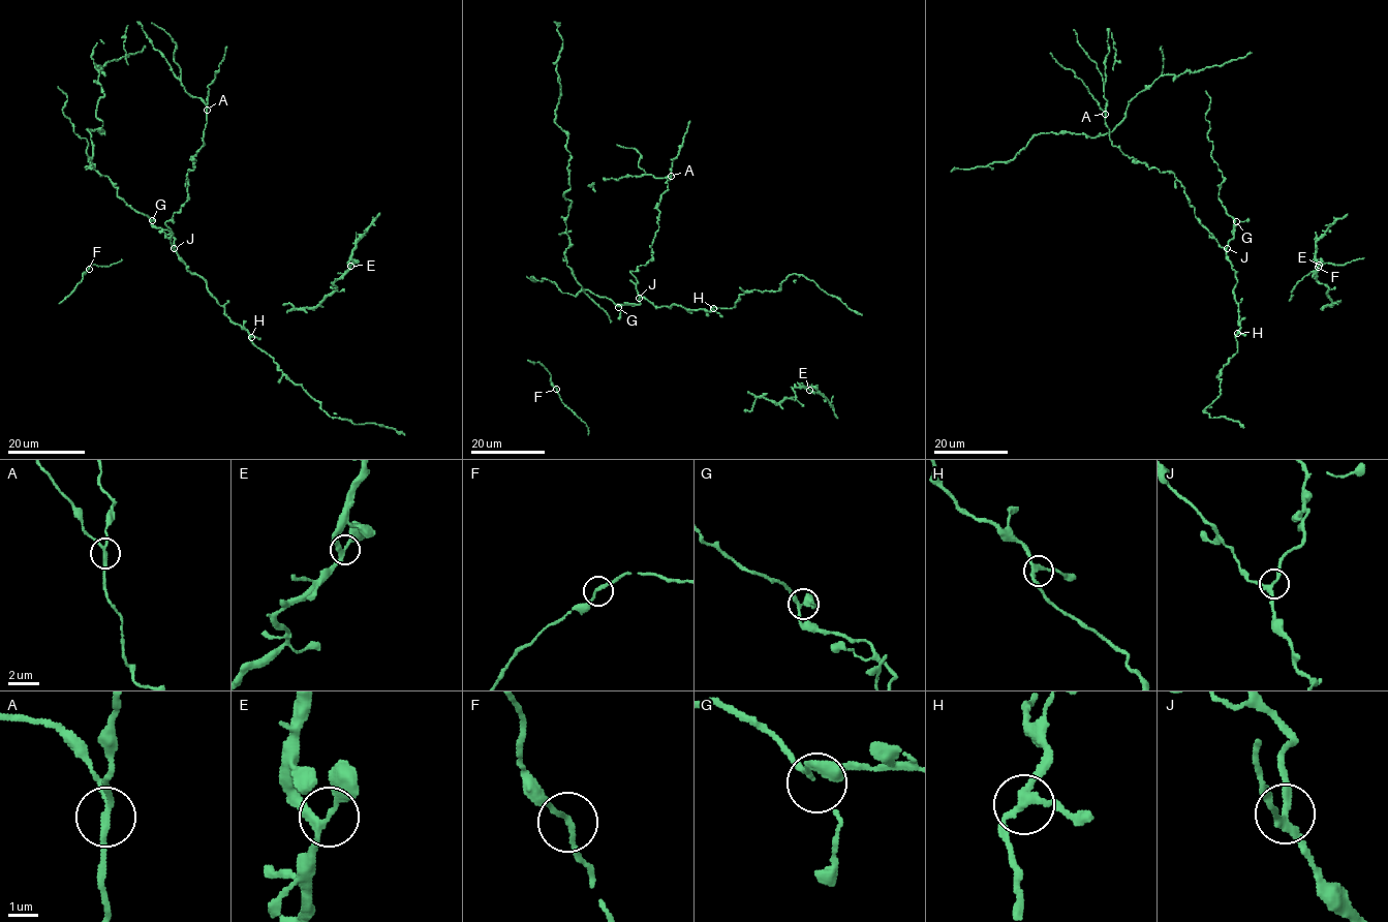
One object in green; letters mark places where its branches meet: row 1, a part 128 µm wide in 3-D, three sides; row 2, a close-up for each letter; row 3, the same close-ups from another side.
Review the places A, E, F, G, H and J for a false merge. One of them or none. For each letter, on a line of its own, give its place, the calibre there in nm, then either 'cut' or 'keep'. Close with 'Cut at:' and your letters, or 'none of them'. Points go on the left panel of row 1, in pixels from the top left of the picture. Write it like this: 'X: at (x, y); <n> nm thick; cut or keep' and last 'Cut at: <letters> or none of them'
A: at (207, 110); 180 nm thick; cut
E: at (350, 266); 200 nm thick; keep
F: at (89, 269); 170 nm thick; keep
G: at (152, 220); 150 nm thick; keep
H: at (251, 337); 240 nm thick; keep
J: at (174, 248); 200 nm thick; keep
Cut at: A

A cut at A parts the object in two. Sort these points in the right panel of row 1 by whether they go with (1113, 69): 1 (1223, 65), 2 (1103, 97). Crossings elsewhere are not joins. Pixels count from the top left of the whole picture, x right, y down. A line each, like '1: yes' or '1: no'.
1: yes
2: yes

